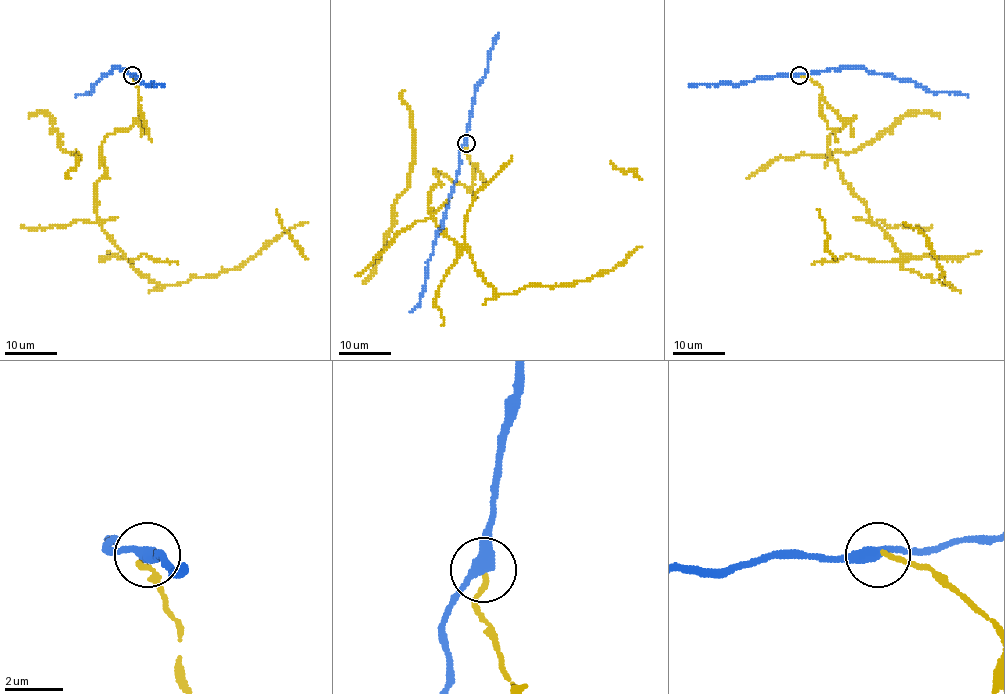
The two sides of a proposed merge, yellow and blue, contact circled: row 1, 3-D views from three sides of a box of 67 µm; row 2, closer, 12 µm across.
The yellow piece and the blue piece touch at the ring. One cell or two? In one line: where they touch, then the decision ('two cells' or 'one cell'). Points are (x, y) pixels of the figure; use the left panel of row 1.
place (132, 75); two cells

